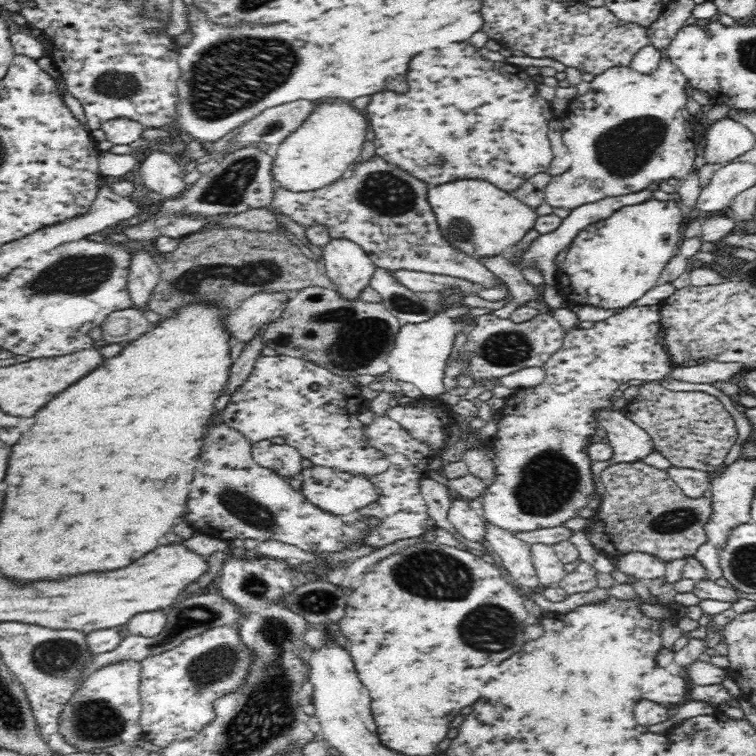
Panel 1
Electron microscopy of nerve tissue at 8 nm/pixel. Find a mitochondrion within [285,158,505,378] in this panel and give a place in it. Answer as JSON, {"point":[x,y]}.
{"point":[367,337]}

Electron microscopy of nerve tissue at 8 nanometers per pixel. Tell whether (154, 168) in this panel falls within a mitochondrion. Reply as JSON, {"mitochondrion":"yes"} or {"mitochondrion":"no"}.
{"mitochondrion":"no"}

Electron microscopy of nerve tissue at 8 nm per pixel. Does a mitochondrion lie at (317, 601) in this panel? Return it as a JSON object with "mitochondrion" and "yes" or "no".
{"mitochondrion":"yes"}

